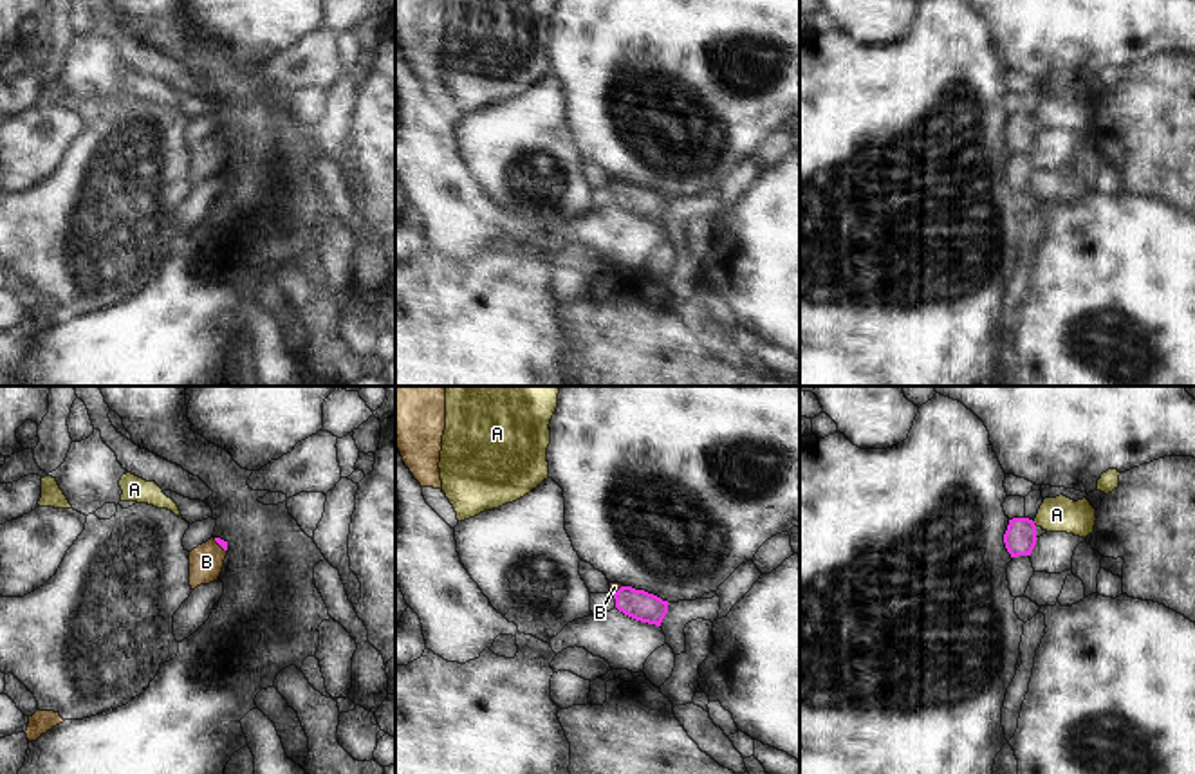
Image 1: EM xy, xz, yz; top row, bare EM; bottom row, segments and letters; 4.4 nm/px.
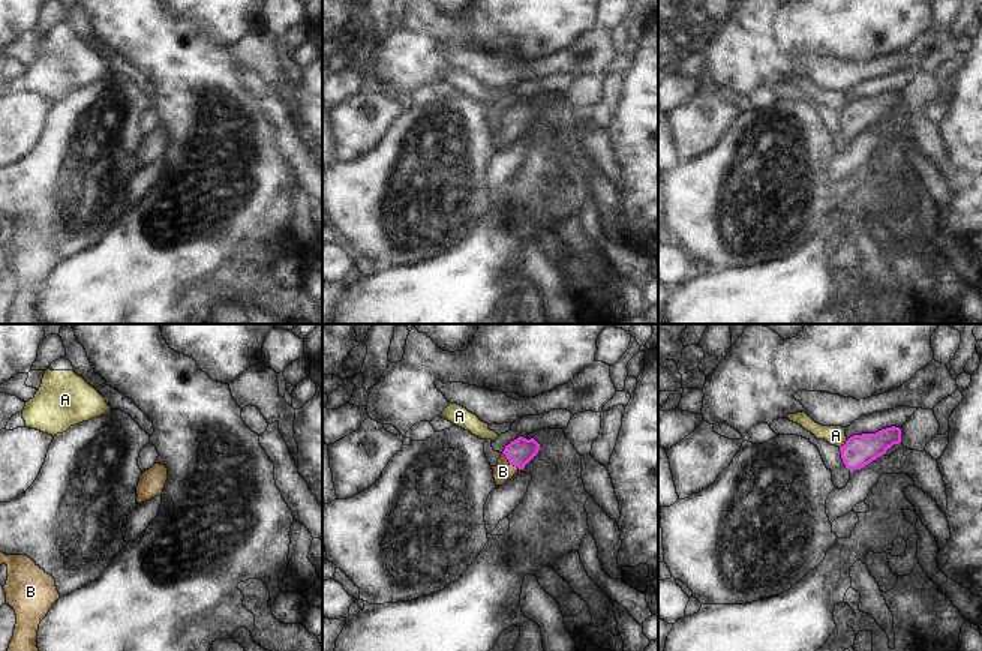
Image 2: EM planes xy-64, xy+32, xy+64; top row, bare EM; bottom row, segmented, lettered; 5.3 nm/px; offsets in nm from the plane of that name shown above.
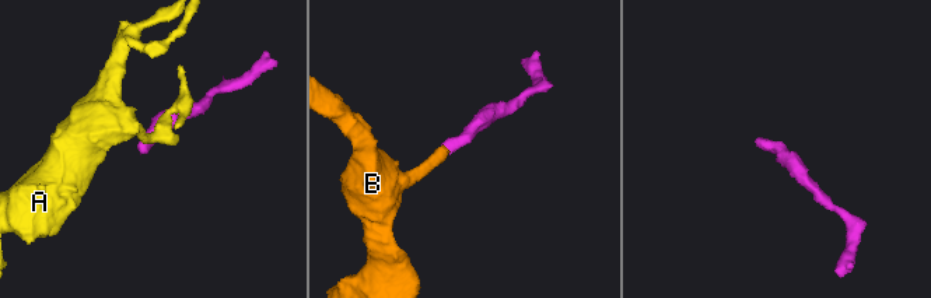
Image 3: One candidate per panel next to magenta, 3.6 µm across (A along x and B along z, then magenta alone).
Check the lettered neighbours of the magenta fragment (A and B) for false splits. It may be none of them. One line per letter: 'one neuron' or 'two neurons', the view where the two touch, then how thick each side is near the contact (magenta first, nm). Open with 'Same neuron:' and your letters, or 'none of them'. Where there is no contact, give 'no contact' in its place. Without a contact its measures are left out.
Same neuron: B
A: two neurons; contact in yz; calibres 140 and 160 nm
B: one neuron; contact in xy; calibres 40 and 150 nm

